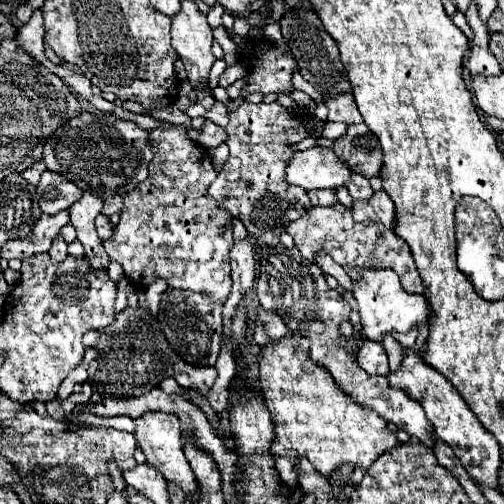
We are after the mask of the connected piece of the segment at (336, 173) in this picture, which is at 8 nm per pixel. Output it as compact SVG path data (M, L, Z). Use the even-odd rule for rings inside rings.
M327 147L297 151L287 167L287 181L291 185L303 187L305 191L337 189L347 185L349 179L349 165L341 161L333 149Z

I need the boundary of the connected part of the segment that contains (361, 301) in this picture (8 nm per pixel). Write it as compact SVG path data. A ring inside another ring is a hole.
M393 269L369 271L367 277L361 277L361 281L353 285L353 297L357 299L357 305L359 305L361 327L365 331L365 337L371 341L383 343L383 337L387 333L395 333L395 331L407 333L413 327L429 323L427 299L417 293L407 293L399 283L397 273L393 273Z

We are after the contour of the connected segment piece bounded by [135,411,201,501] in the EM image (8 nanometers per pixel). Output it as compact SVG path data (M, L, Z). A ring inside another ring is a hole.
M153 411L153 413L145 413L143 417L135 419L135 437L137 443L141 445L141 451L147 457L147 463L155 469L159 469L163 473L163 477L171 483L175 483L177 487L183 489L183 493L187 495L187 499L197 501L201 489L197 487L197 477L191 471L191 465L183 453L183 443L181 443L181 421L177 415L171 413L161 413L161 411Z

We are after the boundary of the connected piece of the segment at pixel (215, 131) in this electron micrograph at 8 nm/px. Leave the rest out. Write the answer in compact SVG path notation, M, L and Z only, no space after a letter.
M205 120L201 131L188 129L187 135L195 145L201 145L205 149L213 149L213 147L217 147L219 143L225 141L225 128L219 127L209 120Z

